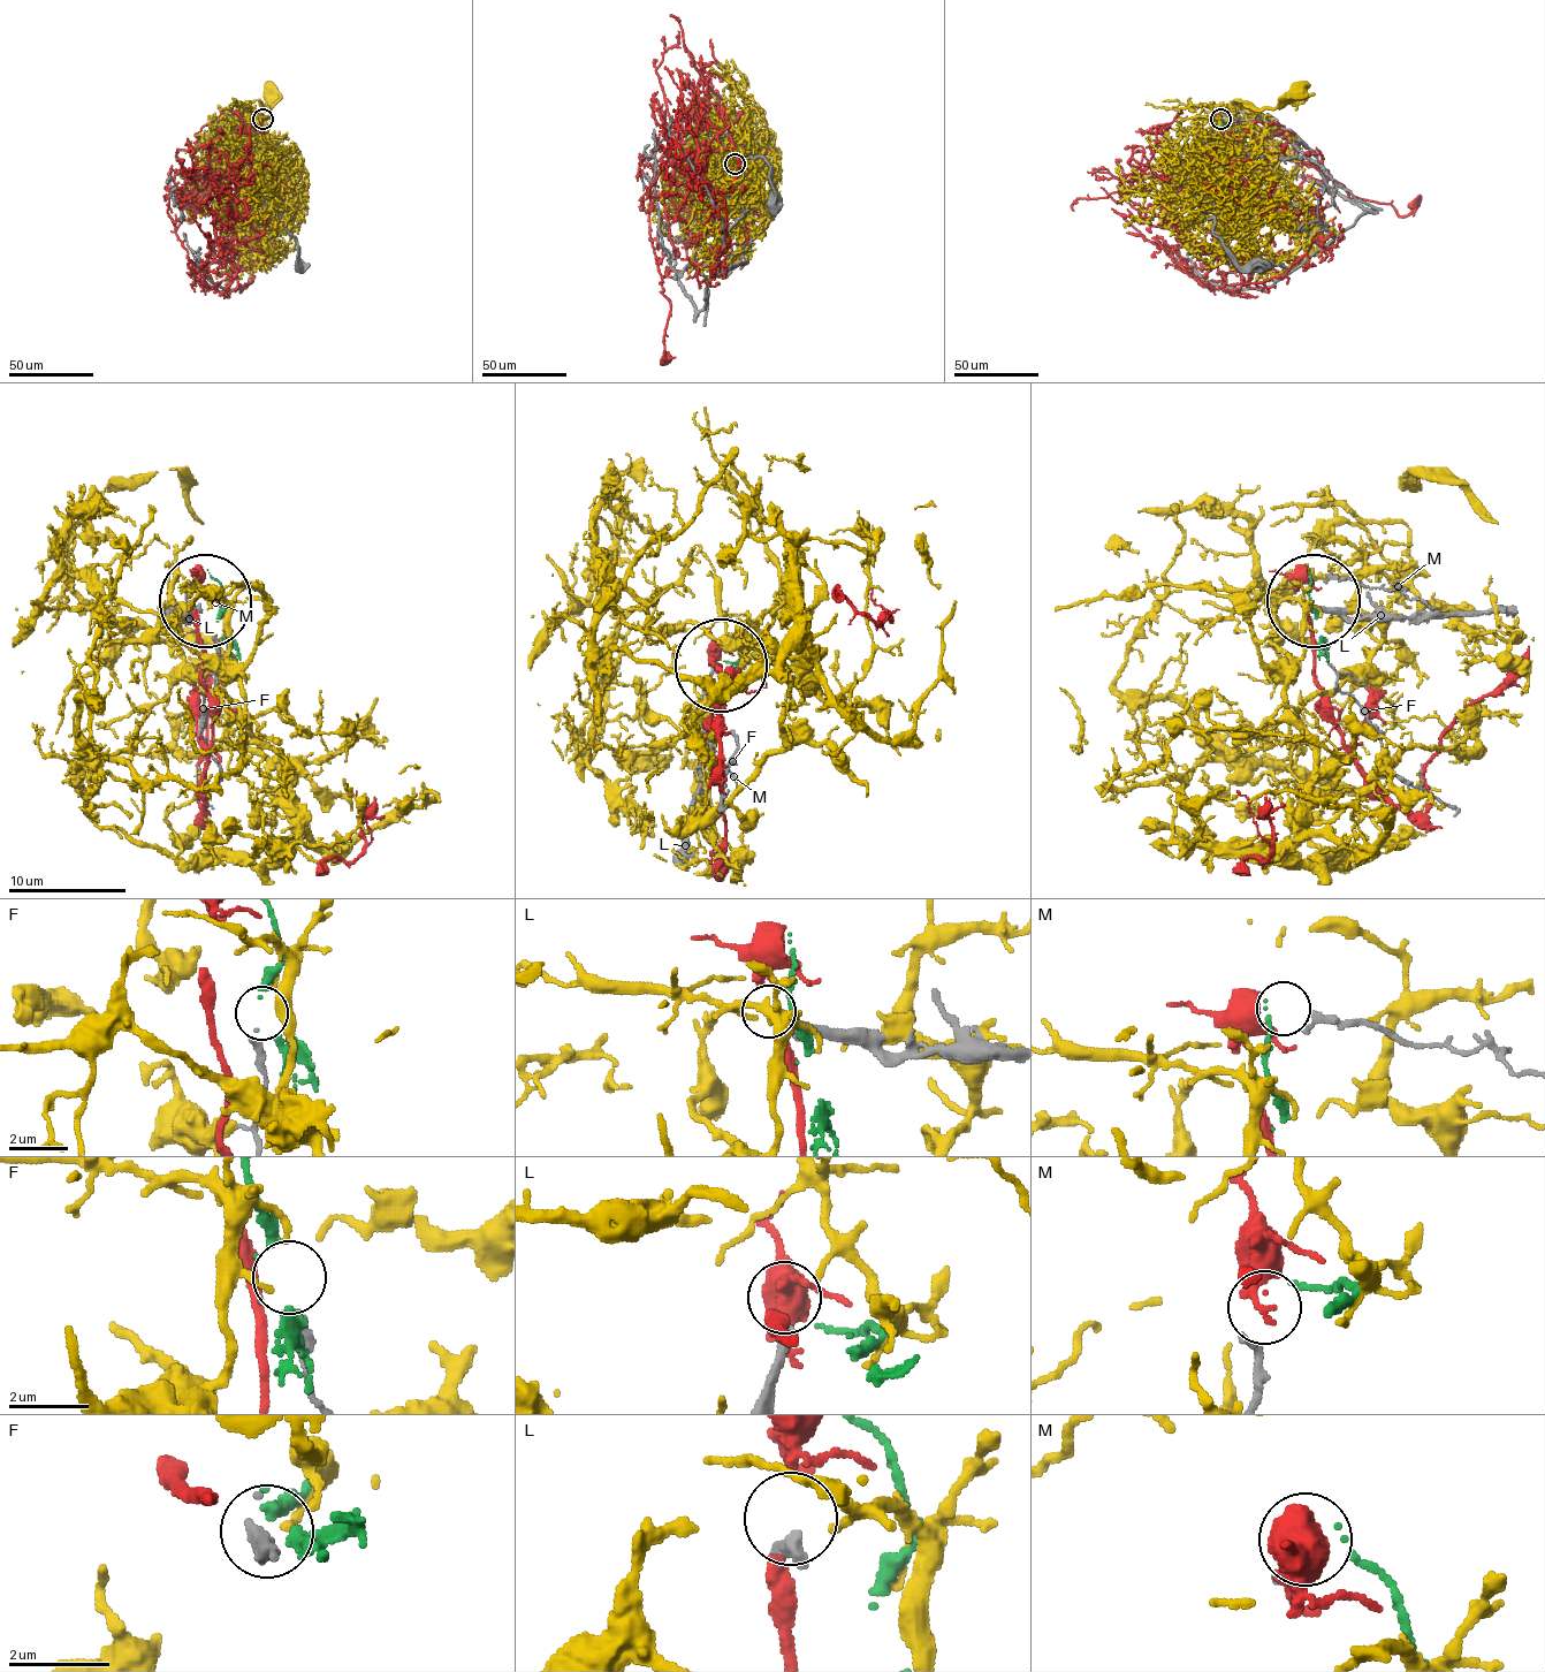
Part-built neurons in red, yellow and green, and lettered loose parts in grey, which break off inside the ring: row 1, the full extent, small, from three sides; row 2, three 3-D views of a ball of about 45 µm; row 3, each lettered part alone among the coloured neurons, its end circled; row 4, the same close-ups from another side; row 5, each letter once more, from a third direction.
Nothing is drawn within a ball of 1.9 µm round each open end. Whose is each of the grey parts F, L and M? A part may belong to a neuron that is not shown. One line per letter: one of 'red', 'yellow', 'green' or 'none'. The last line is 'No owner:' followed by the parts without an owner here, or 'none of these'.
F: green
L: none
M: red
No owner: L

